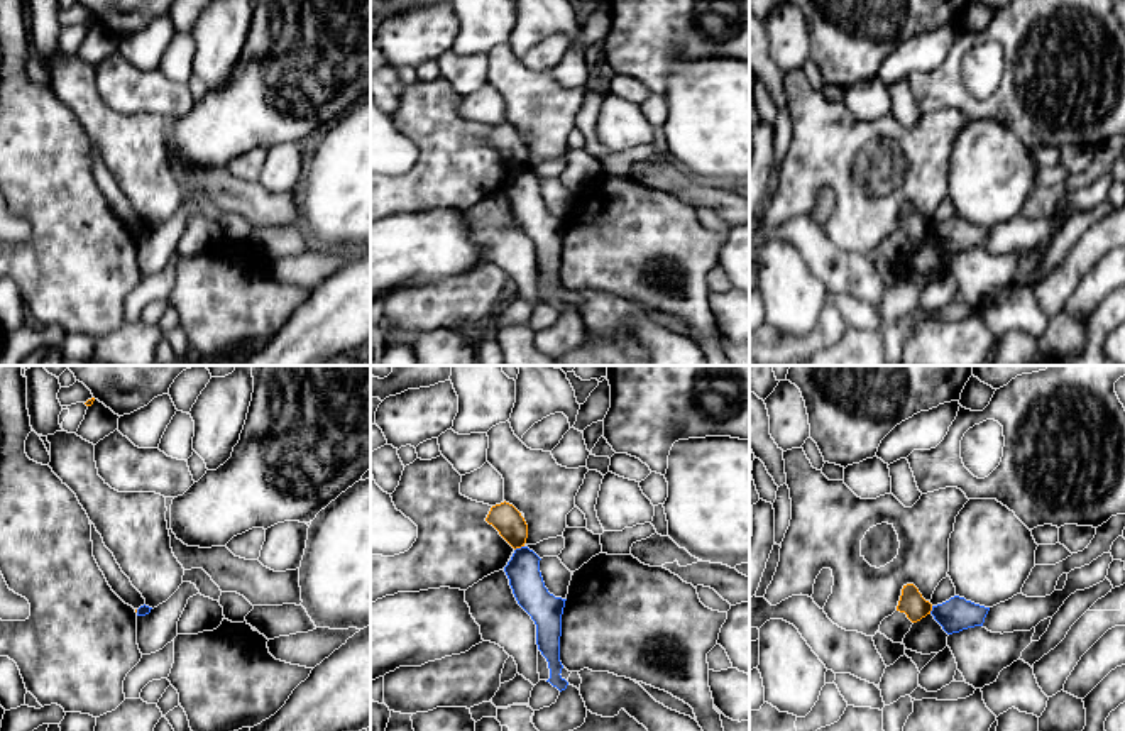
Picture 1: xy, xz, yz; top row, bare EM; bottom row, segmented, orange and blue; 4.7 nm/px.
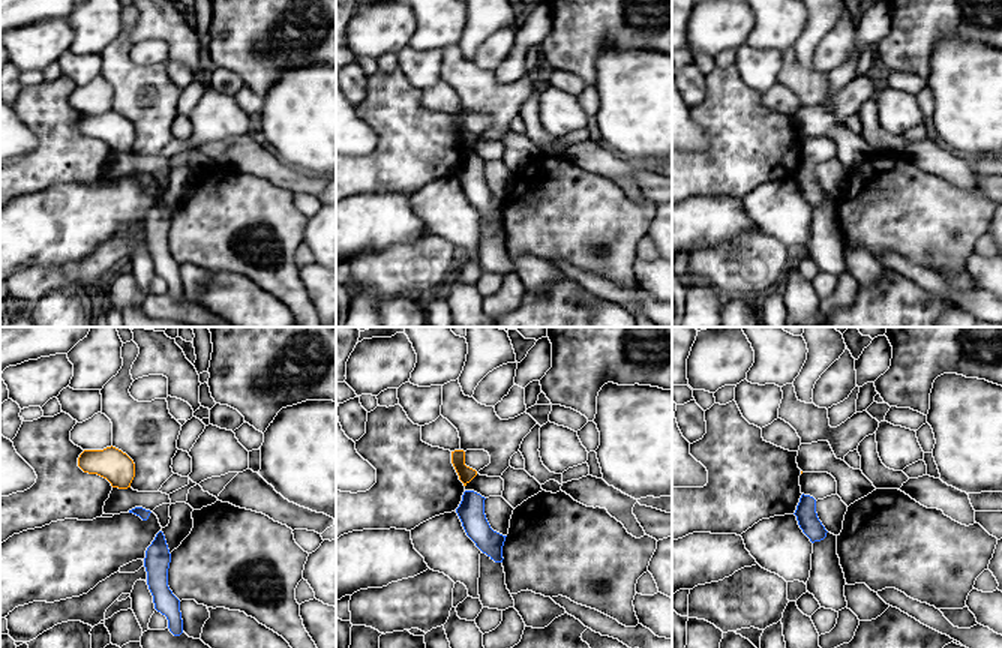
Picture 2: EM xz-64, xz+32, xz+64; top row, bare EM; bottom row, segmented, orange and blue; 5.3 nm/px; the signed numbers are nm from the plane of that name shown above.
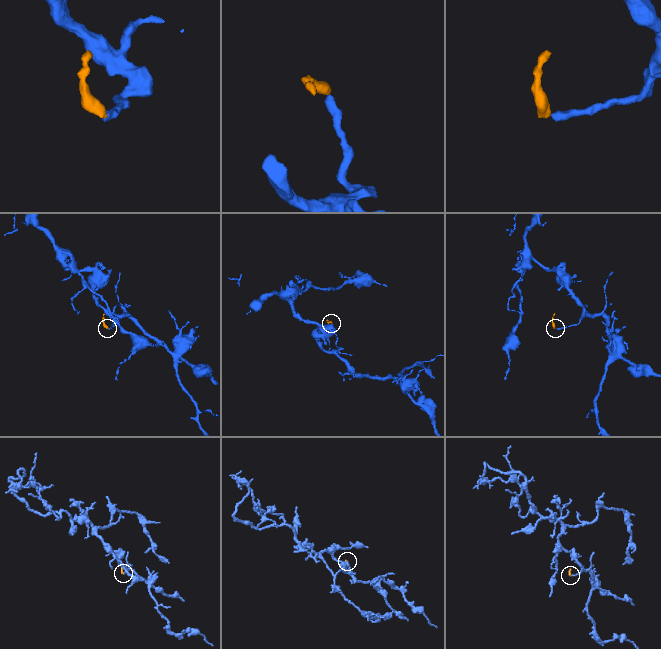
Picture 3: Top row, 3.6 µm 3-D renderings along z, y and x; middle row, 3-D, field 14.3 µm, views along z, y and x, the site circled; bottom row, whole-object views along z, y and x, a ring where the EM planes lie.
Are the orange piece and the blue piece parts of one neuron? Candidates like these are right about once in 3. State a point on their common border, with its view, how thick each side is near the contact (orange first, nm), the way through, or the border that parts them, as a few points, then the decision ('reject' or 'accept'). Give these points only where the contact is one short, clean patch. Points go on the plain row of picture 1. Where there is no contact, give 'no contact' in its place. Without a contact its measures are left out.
xz (518, 168) | 140/160 nm | along xz (523, 166), (515, 171) | reject

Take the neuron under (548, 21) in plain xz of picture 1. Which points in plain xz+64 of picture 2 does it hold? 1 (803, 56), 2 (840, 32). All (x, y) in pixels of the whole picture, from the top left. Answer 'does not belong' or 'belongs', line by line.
1: belongs
2: does not belong

